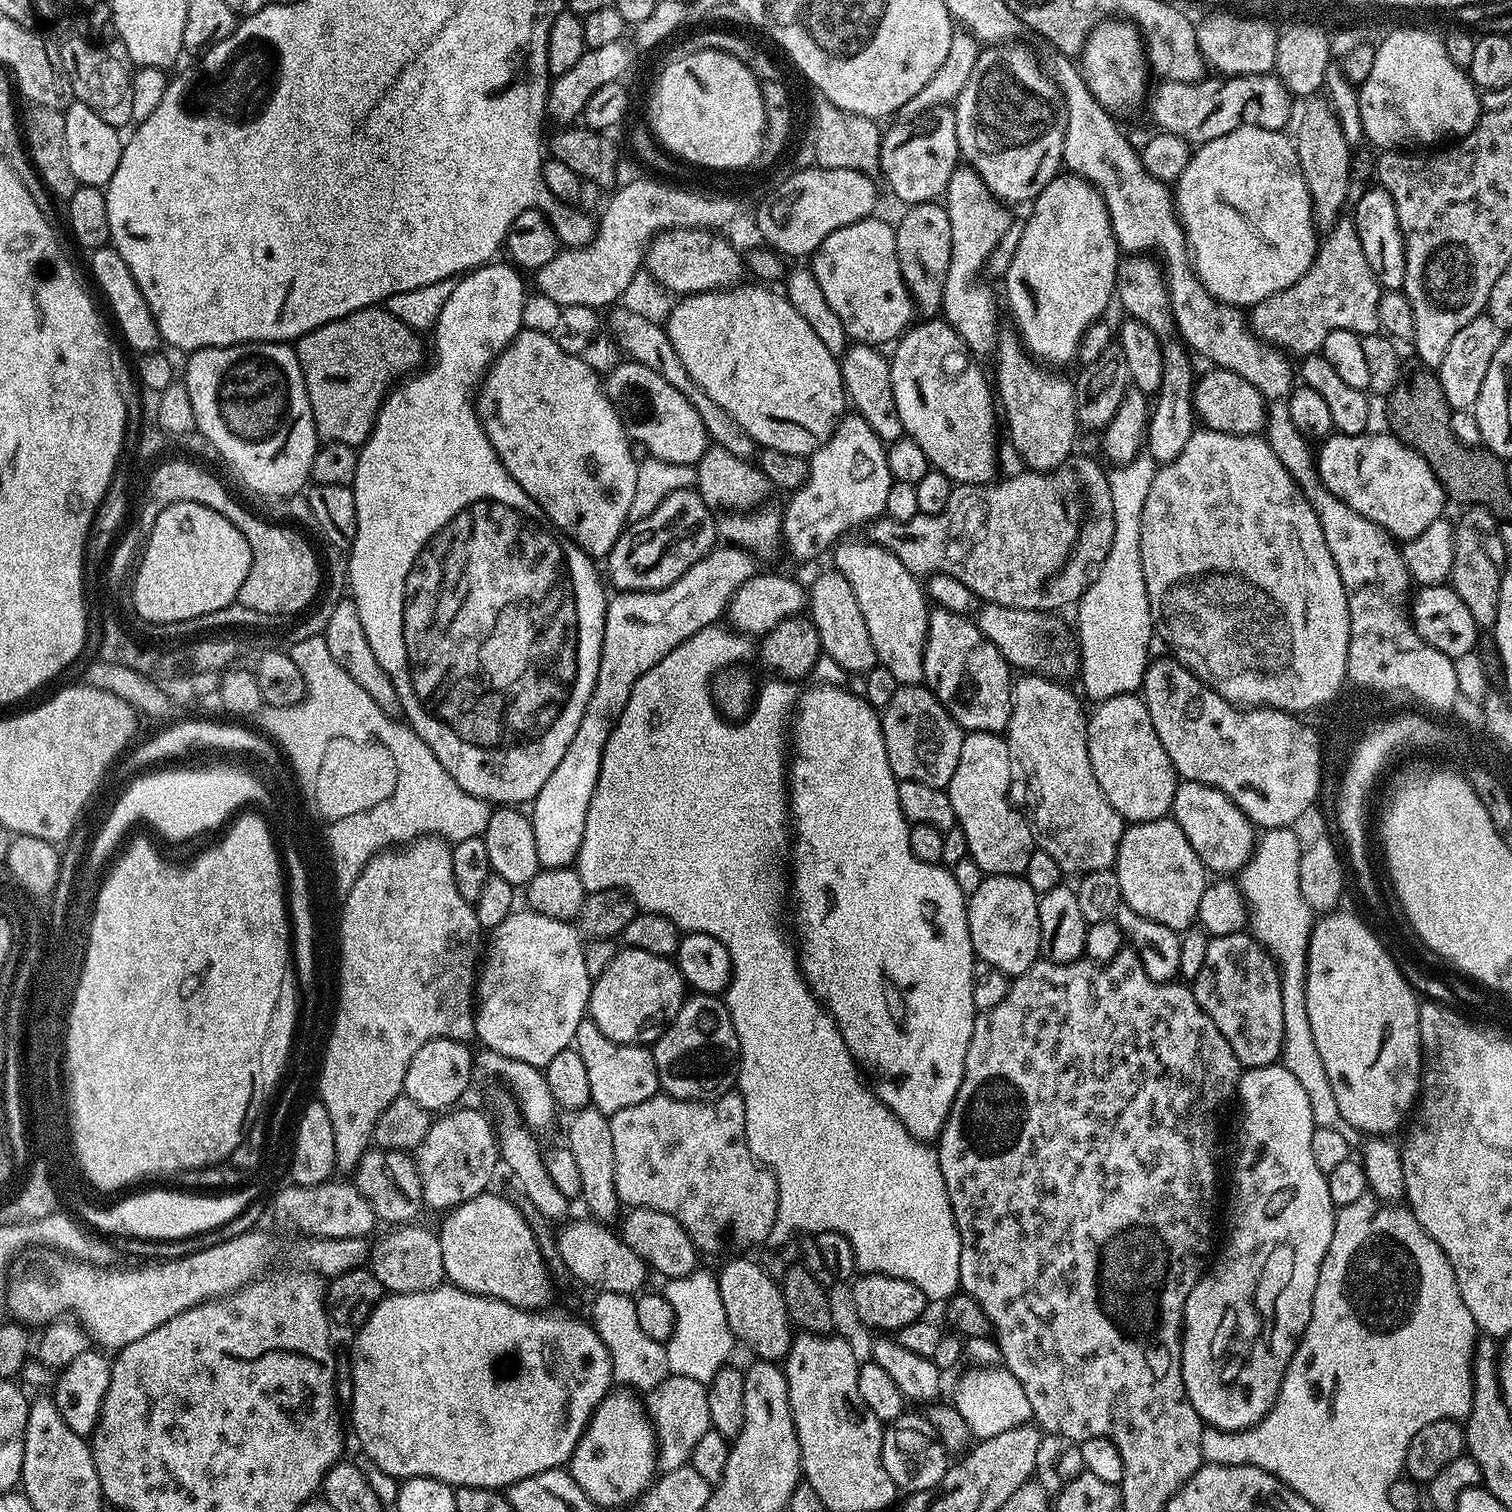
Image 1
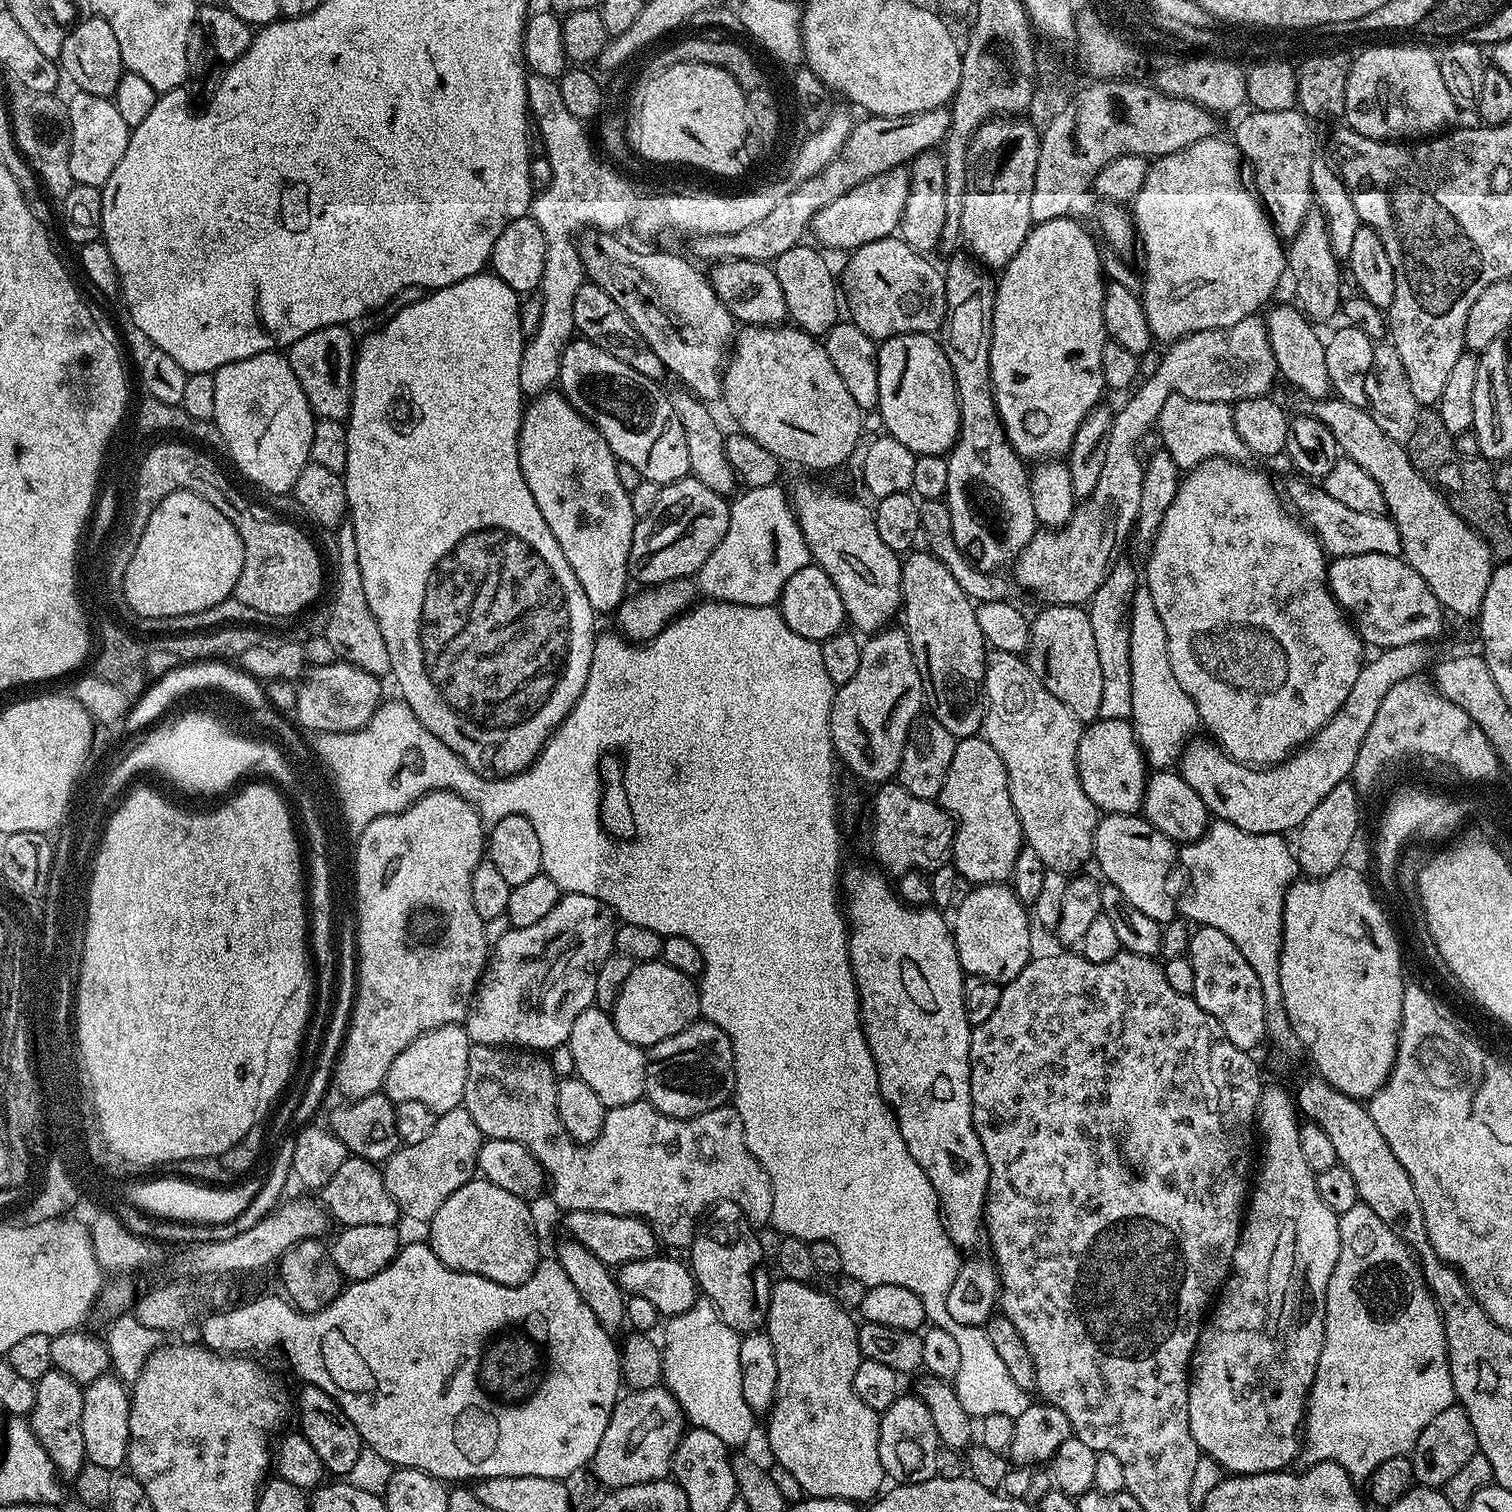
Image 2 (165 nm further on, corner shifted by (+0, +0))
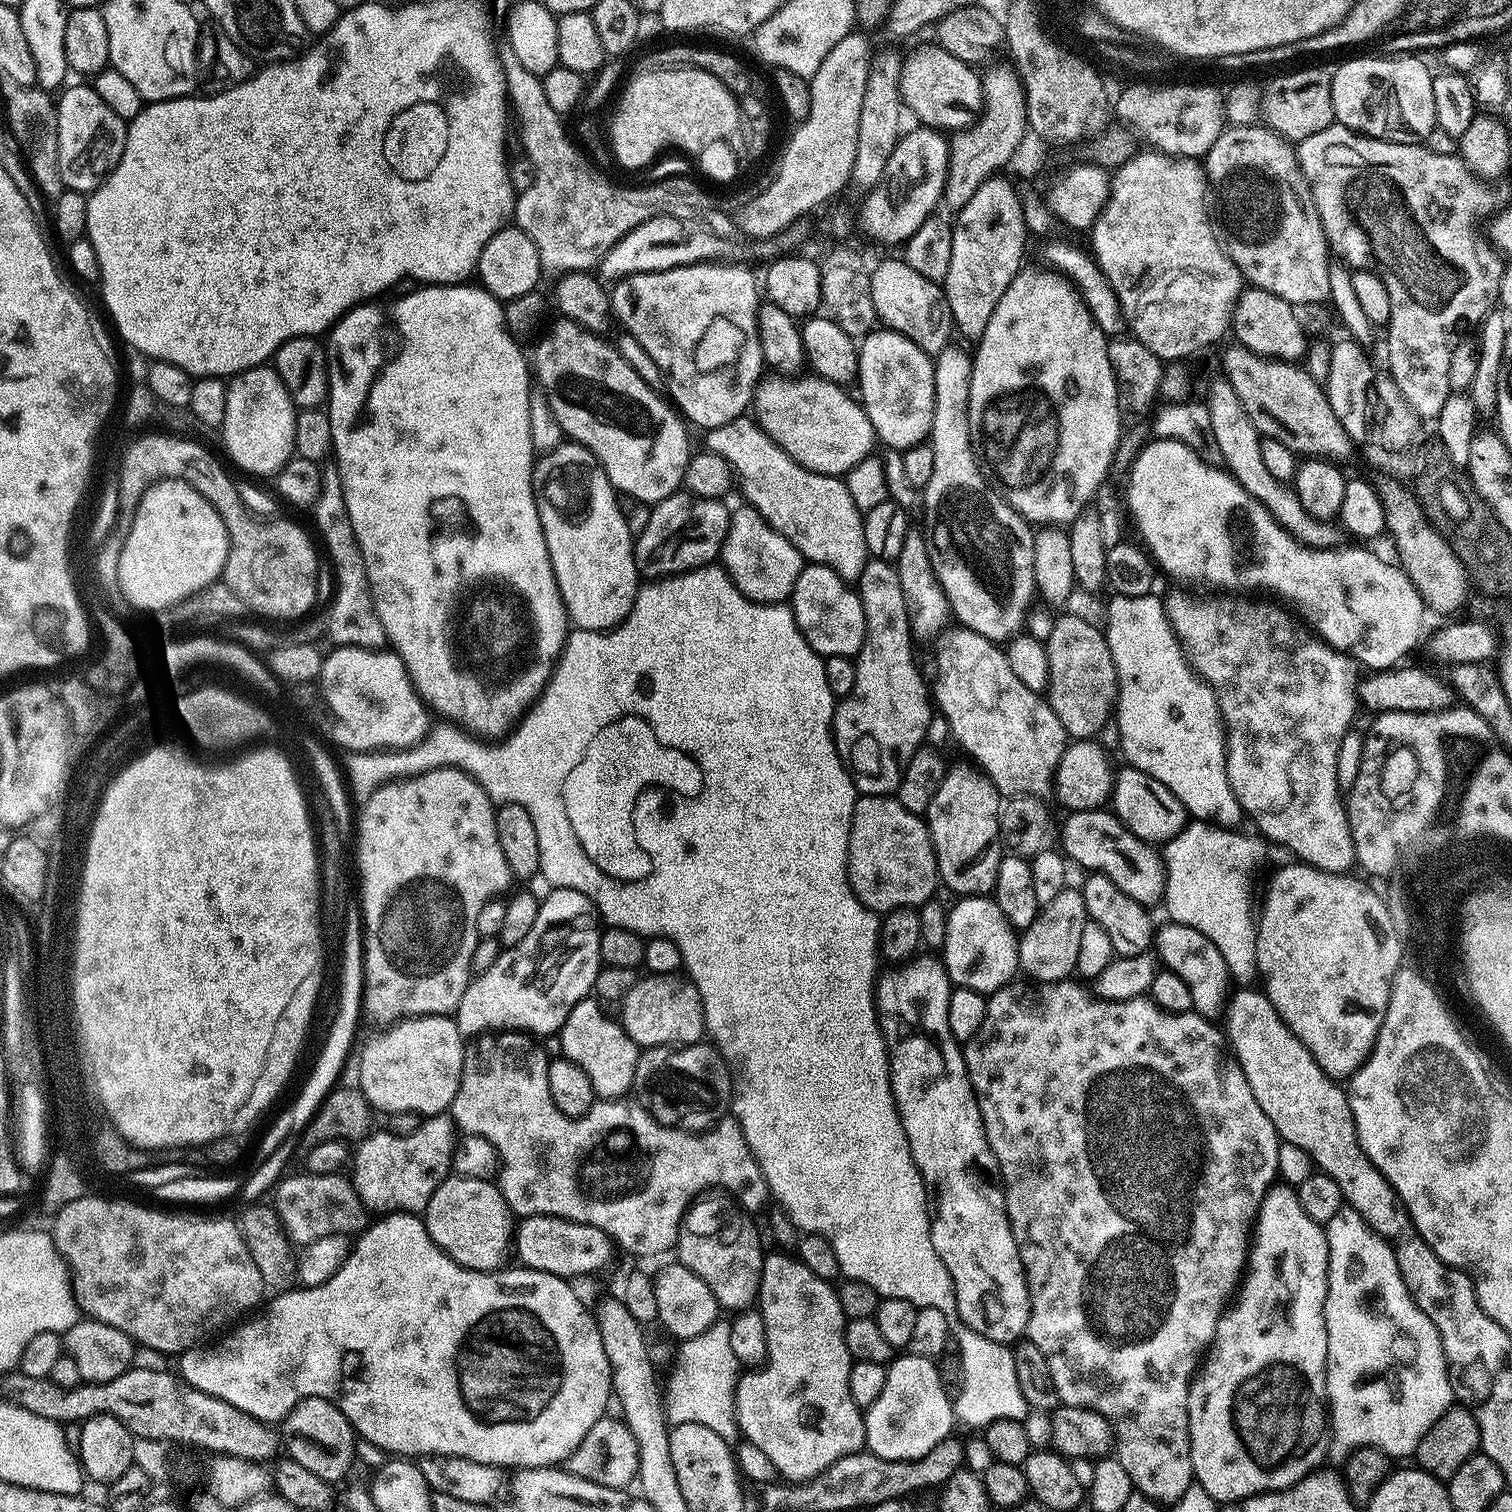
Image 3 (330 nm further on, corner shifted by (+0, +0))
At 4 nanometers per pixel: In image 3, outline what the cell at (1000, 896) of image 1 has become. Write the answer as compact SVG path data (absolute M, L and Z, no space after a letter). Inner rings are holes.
M991 895L966 896L947 909L946 942L942 963L948 979L958 988L991 994L1013 983L1020 966L1020 946L1017 929L1002 914ZM944 955L944 956L943 956Z

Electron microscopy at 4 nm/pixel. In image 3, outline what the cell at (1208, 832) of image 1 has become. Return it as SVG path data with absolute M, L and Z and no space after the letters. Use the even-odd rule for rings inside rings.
M1131 766L1115 773L1110 797L1111 811L1140 840L1153 846L1163 846L1189 823L1190 815L1170 789L1142 770Z

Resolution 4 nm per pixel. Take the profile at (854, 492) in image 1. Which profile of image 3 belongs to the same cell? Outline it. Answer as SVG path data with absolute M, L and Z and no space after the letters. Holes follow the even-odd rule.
M741 506L737 512L735 509L731 513L719 559L740 592L760 604L785 603L791 597L794 582L798 582L798 574L806 563L791 540L771 528L758 510L747 506Z

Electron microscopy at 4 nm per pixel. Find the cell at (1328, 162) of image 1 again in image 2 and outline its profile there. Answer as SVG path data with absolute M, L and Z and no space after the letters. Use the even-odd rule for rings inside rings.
M1318 210L1309 211L1303 226L1288 244L1286 266L1290 280L1295 284L1294 290L1299 307L1308 318L1319 323L1332 319L1339 313L1342 303L1340 296L1340 261L1330 250L1329 231L1326 230L1325 218Z

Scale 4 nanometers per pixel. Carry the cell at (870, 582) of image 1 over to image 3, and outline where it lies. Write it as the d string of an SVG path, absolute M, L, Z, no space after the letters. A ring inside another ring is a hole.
M743 414L725 425L707 429L707 451L726 460L738 492L740 488L748 499L747 507L758 510L771 528L791 540L805 561L833 568L846 582L859 581L870 559L864 517L858 506L854 506L854 498L850 498L843 479L802 467L772 441L755 419L747 418Z

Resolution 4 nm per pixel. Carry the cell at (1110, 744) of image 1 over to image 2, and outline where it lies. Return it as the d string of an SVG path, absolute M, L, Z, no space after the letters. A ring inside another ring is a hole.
M1097 718L1091 721L1080 733L1076 765L1086 798L1090 798L1101 813L1136 814L1141 811L1150 768L1128 720Z

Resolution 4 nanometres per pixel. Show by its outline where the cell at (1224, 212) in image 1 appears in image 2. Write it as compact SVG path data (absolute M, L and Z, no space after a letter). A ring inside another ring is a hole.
M1216 139L1199 140L1174 154L1166 154L1153 159L1146 174L1146 182L1142 182L1142 190L1138 190L1136 199L1130 204L1130 211L1136 225L1138 248L1139 251L1144 251L1144 270L1142 269L1144 313L1146 314L1146 322L1157 341L1175 342L1181 340L1183 336L1190 335L1191 332L1229 328L1234 326L1234 322L1242 322L1242 318L1257 315L1269 303L1267 300L1271 298L1272 291L1279 286L1280 279L1283 276L1285 279L1286 276L1285 245L1282 243L1281 237L1276 235L1276 229L1272 227L1272 221L1268 213L1265 212L1263 204L1254 195L1253 189L1249 185L1248 188L1244 185L1244 180L1240 177L1242 157L1239 150L1231 139Z

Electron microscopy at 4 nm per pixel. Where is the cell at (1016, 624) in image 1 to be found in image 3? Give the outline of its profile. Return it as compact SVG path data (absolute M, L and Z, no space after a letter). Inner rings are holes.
M1064 616L1049 630L1048 636L1046 635L1046 647L1050 662L1046 699L1054 714L1058 714L1058 722L1062 722L1072 740L1091 740L1099 737L1102 726L1109 724L1117 711L1119 694L1119 678L1116 676L1114 658L1111 657L1105 633L1080 616Z

